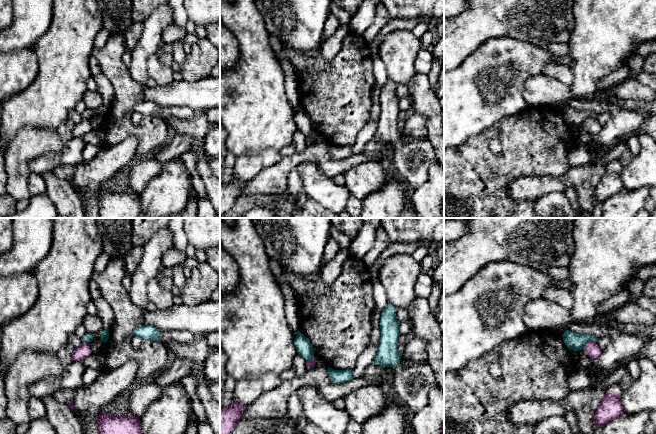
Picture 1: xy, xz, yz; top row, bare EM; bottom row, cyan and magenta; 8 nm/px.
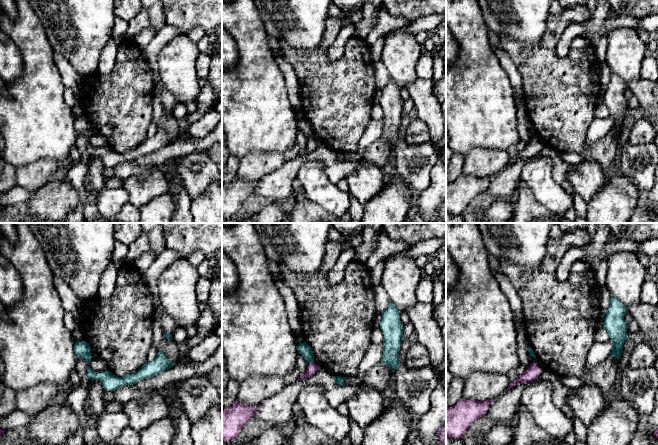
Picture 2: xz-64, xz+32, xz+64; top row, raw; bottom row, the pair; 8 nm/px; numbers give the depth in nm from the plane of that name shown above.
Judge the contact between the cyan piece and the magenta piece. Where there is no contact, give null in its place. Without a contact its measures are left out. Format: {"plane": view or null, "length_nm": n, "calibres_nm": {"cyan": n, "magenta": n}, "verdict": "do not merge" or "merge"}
{"plane": "yz", "length_nm": 90, "calibres_nm": {"cyan": 140, "magenta": 110}, "verdict": "do not merge"}

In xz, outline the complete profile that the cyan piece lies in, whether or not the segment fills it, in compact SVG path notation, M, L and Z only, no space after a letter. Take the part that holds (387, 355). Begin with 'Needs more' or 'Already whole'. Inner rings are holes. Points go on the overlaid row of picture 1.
Needs more. M388 303L381 313L381 337L377 355L372 363L394 369L395 393L403 401L408 411L415 414L427 406L429 392L437 383L429 364L411 368L405 368L401 364L401 356L397 352L400 322L397 320L396 310Z

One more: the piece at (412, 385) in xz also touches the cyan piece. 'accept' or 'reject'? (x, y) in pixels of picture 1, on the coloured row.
accept

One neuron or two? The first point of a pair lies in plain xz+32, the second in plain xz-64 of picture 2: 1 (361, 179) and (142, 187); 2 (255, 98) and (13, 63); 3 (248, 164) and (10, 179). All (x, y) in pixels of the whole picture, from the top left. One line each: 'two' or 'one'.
1: one
2: two
3: two

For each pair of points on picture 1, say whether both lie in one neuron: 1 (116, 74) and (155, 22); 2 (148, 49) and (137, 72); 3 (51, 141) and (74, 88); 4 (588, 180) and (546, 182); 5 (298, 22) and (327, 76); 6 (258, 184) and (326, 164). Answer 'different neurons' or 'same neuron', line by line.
1: different neurons
2: same neuron
3: different neurons
4: same neuron
5: different neurons
6: same neuron

